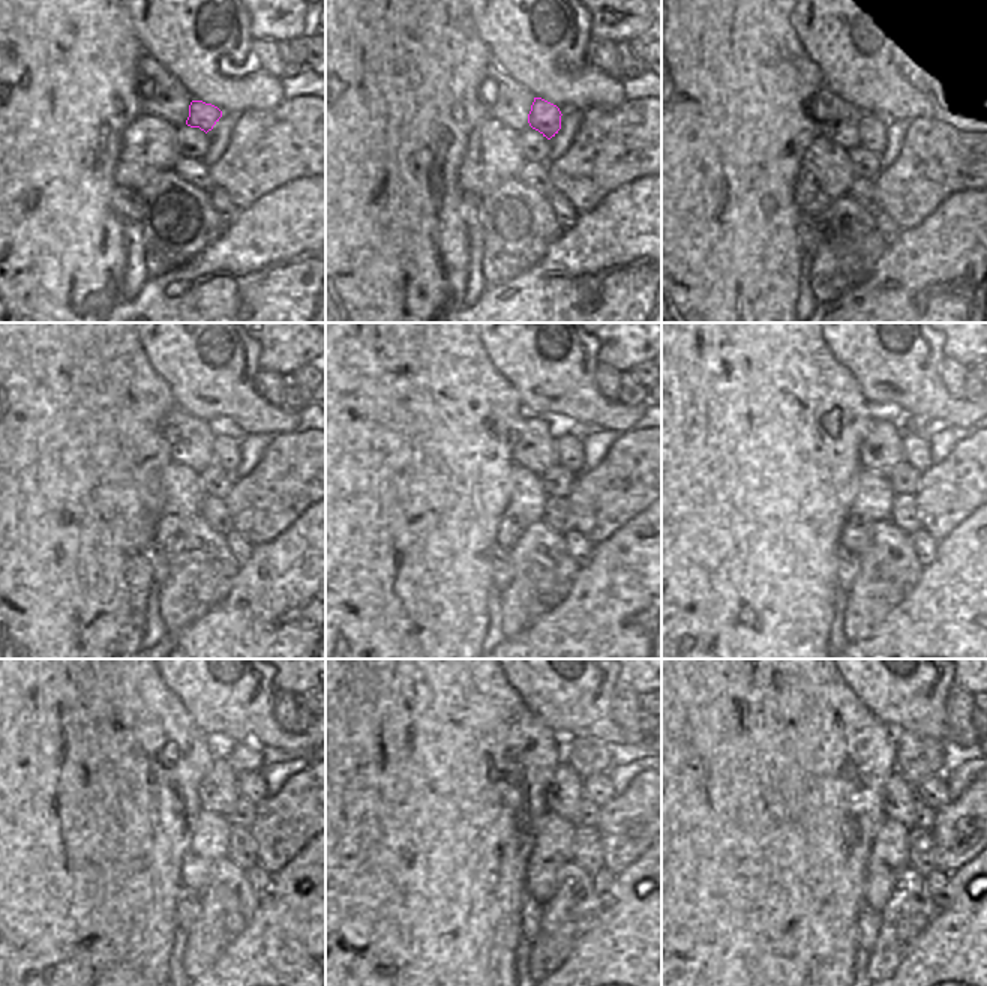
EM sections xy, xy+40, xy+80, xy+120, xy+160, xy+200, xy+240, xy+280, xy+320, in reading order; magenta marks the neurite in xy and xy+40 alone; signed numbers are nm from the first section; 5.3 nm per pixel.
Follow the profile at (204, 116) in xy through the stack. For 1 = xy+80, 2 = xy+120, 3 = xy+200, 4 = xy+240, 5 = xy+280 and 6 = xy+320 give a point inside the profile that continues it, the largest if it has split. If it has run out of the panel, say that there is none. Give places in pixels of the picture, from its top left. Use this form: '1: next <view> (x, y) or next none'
1: next xy+80 (894, 128)
2: next xy+120 (225, 449)
3: next xy+200 (915, 447)
4: next xy+240 (252, 787)
5: next xy+280 (597, 788)
6: next xy+320 (933, 791)

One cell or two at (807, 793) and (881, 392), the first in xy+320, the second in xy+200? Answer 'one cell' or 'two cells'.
two cells

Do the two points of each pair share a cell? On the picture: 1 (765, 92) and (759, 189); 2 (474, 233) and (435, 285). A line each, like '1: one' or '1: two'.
1: one
2: two

